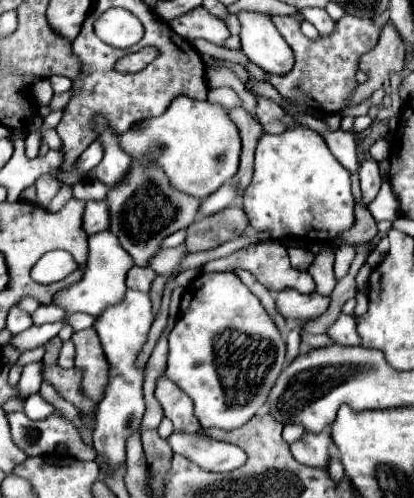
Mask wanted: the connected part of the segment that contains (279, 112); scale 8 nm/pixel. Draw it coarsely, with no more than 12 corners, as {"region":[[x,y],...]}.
{"region":[[258,97],[256,115],[266,133],[294,125],[282,107]]}

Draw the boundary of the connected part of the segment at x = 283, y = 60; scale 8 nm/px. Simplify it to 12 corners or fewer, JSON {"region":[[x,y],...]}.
{"region":[[240,11],[242,51],[286,75],[294,55],[270,15]]}

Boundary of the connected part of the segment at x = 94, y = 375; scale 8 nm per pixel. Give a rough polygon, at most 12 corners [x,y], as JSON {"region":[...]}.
{"region":[[94,329],[76,331],[82,387],[98,403],[108,383],[108,361]]}

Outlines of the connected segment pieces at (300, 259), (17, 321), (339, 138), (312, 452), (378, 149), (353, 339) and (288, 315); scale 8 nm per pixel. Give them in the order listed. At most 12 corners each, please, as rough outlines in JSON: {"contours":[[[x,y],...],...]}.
{"contours":[[[290,247],[290,263],[300,271],[312,265],[312,251]],[[12,307],[8,315],[8,329],[12,335],[26,331],[32,317]],[[294,116],[324,137],[330,151],[351,173],[358,171],[358,145],[352,133],[330,131],[320,119]],[[304,433],[292,455],[308,467],[328,469],[332,437]],[[386,139],[378,141],[370,147],[372,159],[378,163],[388,159]],[[340,315],[326,331],[338,345],[360,345],[356,319]],[[284,289],[276,309],[284,319],[314,319],[330,299]]]}

